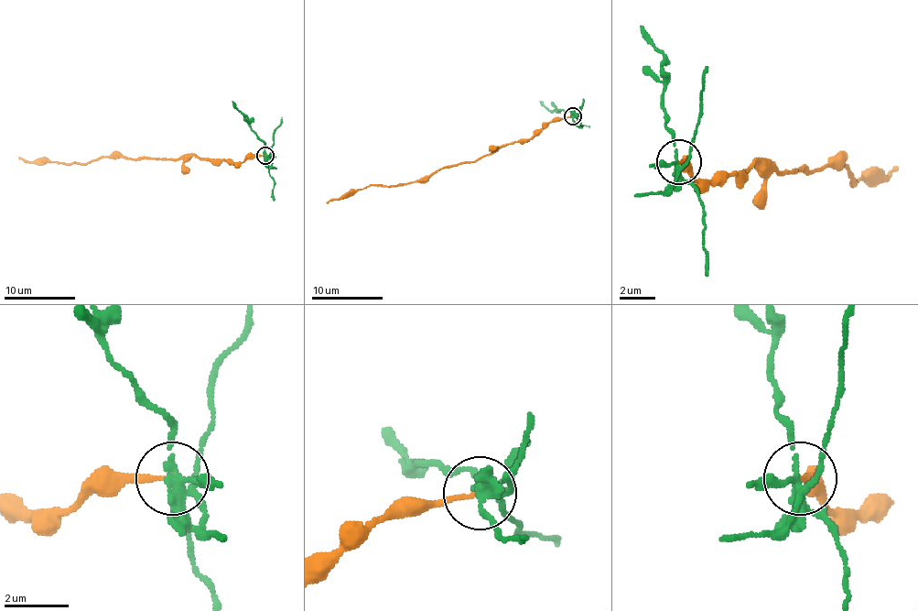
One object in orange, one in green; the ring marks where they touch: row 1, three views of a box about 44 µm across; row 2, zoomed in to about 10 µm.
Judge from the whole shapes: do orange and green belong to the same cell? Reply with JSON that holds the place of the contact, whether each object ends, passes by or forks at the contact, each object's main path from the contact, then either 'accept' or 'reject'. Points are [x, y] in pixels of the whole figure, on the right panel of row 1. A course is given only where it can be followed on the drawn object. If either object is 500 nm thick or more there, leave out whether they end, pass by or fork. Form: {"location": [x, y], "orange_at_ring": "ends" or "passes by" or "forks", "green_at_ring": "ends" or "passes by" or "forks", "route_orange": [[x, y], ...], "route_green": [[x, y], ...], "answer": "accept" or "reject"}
{"location": [678, 162], "orange_at_ring": "ends", "green_at_ring": "forks", "route_orange": [[677, 160], [696, 179], [753, 165], [843, 165], [851, 183], [888, 179], [896, 165]], "route_green": [[677, 160], [673, 134], [664, 125], [664, 58], [642, 27]], "answer": "reject"}

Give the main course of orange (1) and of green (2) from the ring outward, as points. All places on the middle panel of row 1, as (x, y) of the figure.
1: (573, 115), (555, 117), (528, 138), (497, 146), (473, 162), (445, 165), (393, 187), (369, 185), (327, 202)
2: (573, 115), (569, 111), (550, 111), (539, 102)

